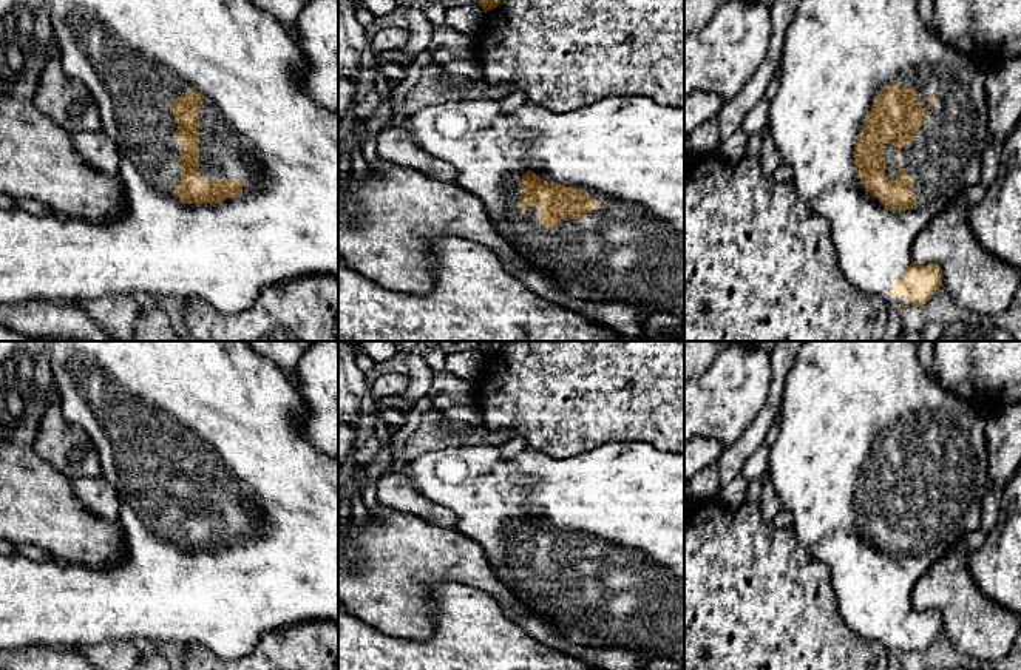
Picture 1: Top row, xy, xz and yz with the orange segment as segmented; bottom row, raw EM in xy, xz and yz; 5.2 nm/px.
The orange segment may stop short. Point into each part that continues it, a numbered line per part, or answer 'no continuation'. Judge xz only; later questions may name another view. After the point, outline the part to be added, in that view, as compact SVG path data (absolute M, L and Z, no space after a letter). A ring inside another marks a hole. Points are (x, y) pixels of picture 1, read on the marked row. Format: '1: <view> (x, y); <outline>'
1: xz (627, 153); M607 97L570 111L525 103L504 114L500 102L488 99L449 100L408 114L402 124L417 145L456 170L456 184L485 207L499 235L572 298L624 303L646 312L684 320L684 108L661 105L649 97ZM531 170L542 182L587 190L602 208L582 219L568 216L558 227L539 221L538 207L521 213L521 179Z

